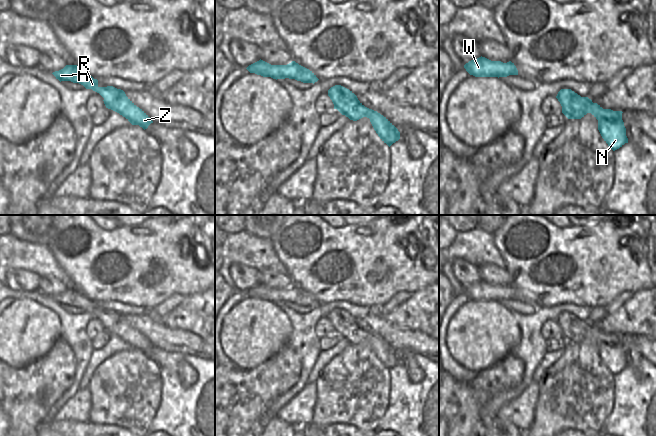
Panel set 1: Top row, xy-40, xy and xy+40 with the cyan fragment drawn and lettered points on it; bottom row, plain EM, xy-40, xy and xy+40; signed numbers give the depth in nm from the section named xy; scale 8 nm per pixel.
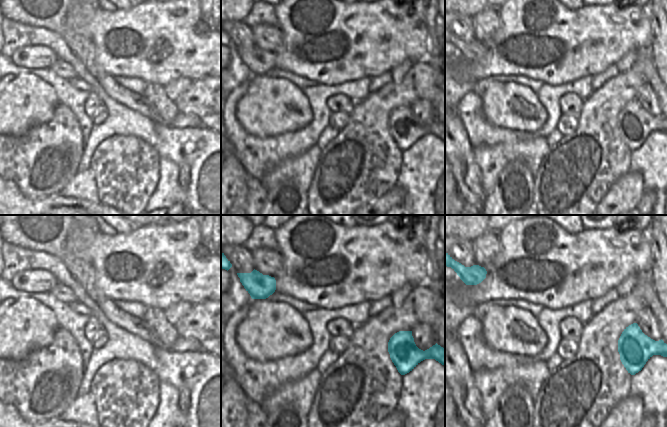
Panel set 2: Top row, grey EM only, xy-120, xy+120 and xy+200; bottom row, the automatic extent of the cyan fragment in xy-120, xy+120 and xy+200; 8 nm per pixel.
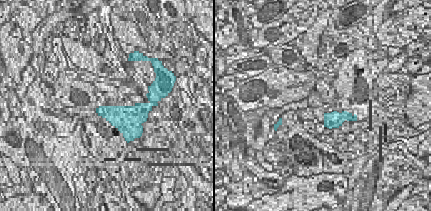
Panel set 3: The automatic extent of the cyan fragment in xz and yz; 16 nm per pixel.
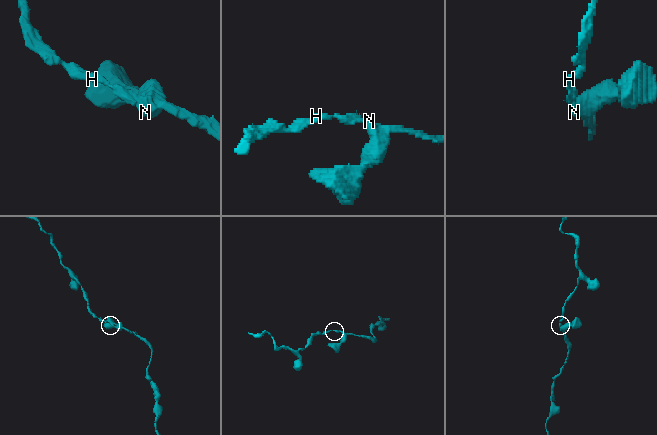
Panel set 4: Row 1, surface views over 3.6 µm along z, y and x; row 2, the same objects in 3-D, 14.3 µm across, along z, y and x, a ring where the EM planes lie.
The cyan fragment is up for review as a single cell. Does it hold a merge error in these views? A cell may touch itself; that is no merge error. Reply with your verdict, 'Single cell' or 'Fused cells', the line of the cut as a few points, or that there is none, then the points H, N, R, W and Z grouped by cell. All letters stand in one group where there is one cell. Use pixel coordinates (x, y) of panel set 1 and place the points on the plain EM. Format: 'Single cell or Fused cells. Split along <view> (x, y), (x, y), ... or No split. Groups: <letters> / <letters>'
Single cell. No split. Groups: H N R W Z

